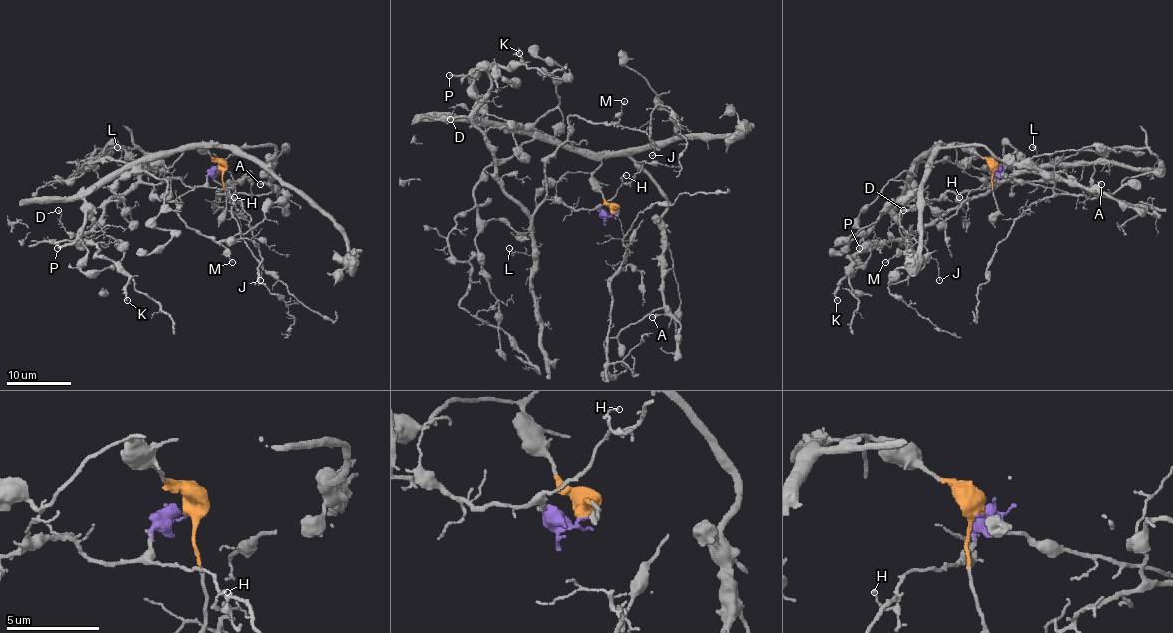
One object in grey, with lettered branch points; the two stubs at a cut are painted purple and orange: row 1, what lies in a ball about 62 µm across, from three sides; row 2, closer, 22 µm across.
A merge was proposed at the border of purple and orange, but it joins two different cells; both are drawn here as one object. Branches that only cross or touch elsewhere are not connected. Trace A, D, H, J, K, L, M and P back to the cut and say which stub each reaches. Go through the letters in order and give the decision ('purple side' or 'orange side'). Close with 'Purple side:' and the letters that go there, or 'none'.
A: orange side
D: purple side
H: purple side
J: purple side
K: purple side
L: purple side
M: purple side
P: orange side
Purple side: D, H, J, K, L, M

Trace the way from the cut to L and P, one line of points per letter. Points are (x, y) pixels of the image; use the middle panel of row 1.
L: (615, 212), (607, 215), (546, 199), (533, 215), (532, 253), (511, 254), (509, 248)
P: (615, 212), (592, 175), (602, 162), (514, 131), (485, 125), (477, 116), (475, 86), (465, 76), (449, 76)

